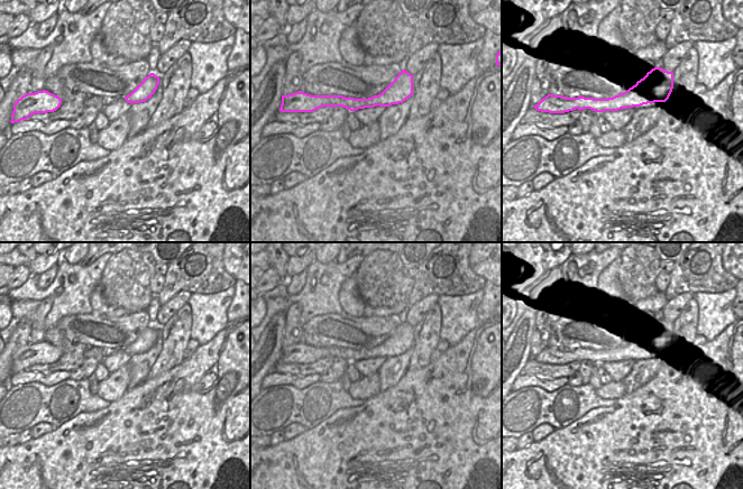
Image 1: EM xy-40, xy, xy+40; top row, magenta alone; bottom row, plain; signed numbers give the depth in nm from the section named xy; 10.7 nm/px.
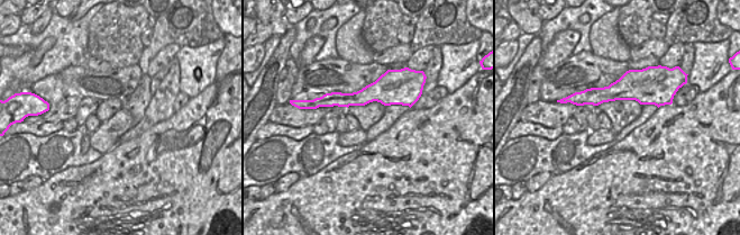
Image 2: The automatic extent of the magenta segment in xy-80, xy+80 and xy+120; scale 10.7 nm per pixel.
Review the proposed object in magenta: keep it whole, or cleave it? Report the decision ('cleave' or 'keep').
keep

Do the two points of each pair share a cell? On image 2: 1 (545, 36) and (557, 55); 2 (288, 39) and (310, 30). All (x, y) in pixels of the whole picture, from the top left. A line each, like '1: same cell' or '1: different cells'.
1: different cells
2: different cells

